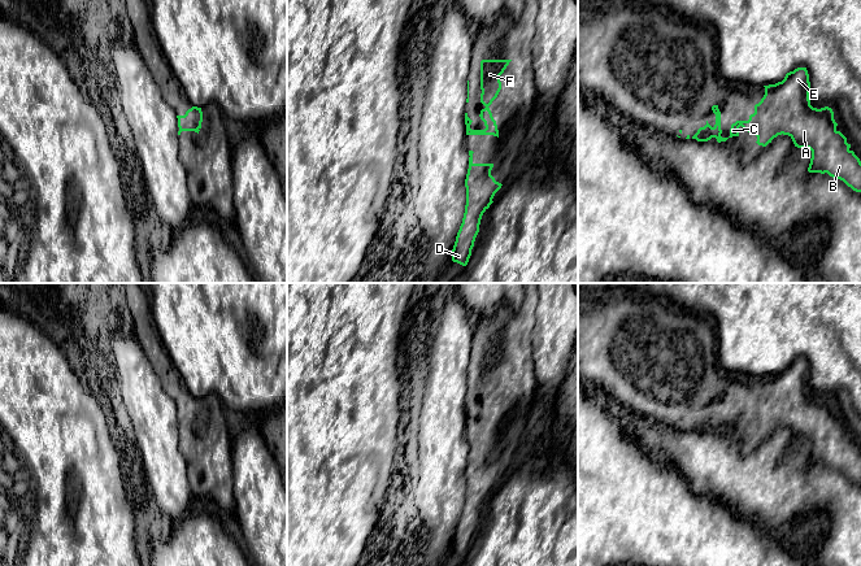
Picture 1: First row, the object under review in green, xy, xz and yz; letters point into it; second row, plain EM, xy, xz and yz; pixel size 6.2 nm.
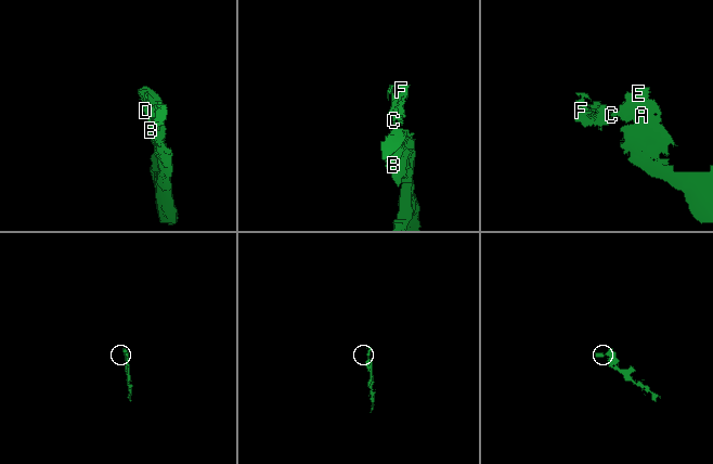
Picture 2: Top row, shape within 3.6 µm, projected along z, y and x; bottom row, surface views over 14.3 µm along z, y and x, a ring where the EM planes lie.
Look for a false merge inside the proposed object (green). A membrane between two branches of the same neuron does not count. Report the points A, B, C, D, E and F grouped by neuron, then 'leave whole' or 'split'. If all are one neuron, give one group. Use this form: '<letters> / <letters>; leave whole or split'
A B C D E F; leave whole

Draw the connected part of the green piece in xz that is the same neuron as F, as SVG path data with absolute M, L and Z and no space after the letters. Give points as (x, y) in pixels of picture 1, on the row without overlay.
M482 351L480 352L480 393L486 397L480 401L480 410L484 413L484 421L471 421L471 410L465 404L466 426L493 426L499 428L496 412L492 408L490 396L497 388L501 380L500 366L504 363L512 351Z

